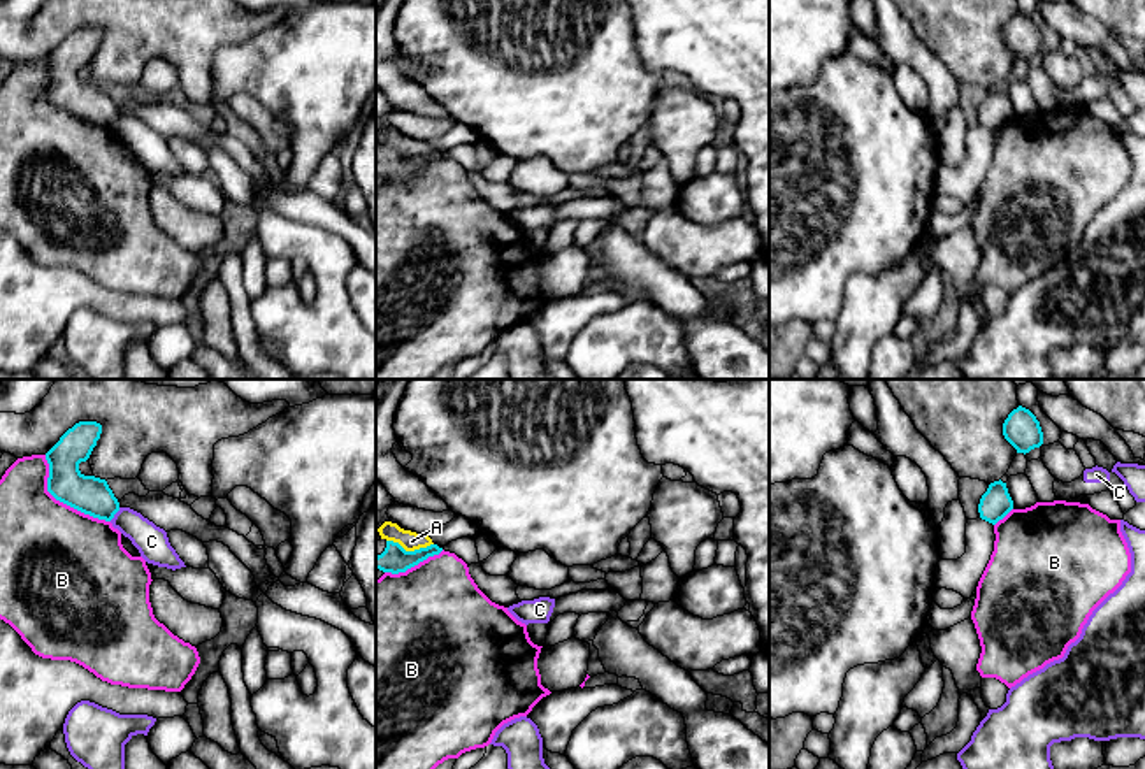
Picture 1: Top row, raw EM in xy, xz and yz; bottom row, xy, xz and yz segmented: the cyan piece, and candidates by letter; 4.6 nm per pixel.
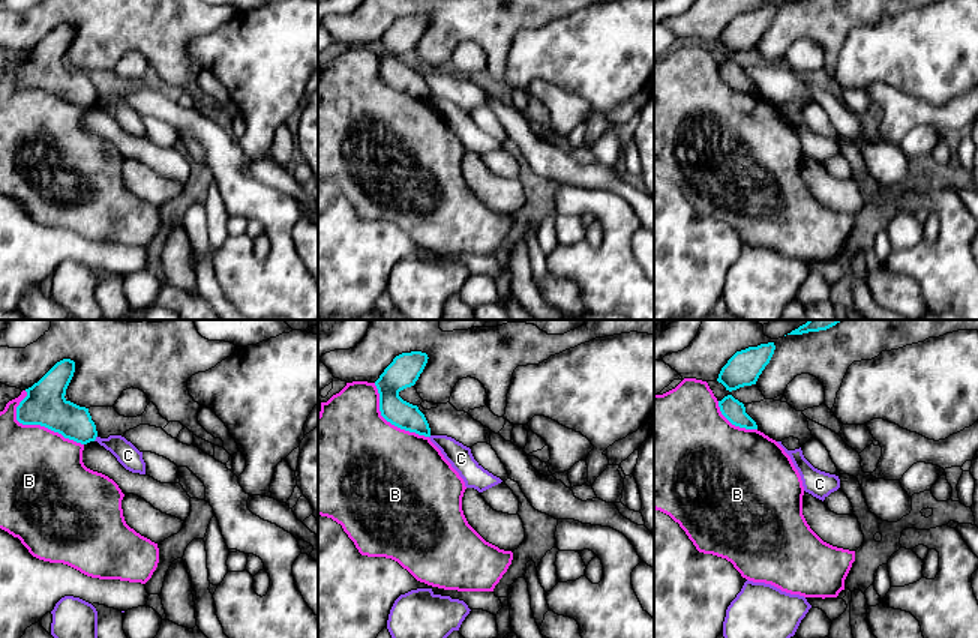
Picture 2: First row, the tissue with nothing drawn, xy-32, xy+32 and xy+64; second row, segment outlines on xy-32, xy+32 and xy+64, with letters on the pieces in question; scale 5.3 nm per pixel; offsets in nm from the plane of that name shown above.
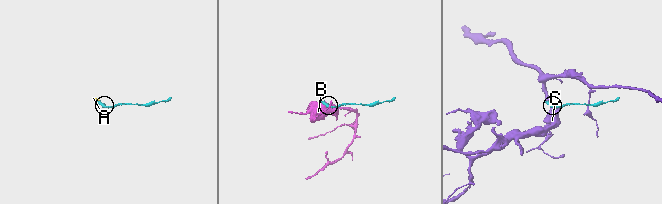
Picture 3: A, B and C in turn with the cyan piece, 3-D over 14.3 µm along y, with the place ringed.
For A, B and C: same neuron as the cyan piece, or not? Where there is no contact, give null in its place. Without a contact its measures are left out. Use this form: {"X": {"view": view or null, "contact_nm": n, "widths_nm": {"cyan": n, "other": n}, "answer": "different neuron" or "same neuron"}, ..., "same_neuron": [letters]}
{"A": {"view": "xz", "contact_nm": 220, "widths_nm": {"cyan": 120, "other": 90}, "answer": "same neuron"}, "B": {"view": "xy", "contact_nm": 440, "widths_nm": {"cyan": 180, "other": 460}, "answer": "different neuron"}, "C": {"view": "xy", "contact_nm": 80, "widths_nm": {"cyan": 180, "other": 150}, "answer": "different neuron"}, "same_neuron": ["A"]}

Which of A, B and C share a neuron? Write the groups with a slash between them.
A / B / C

